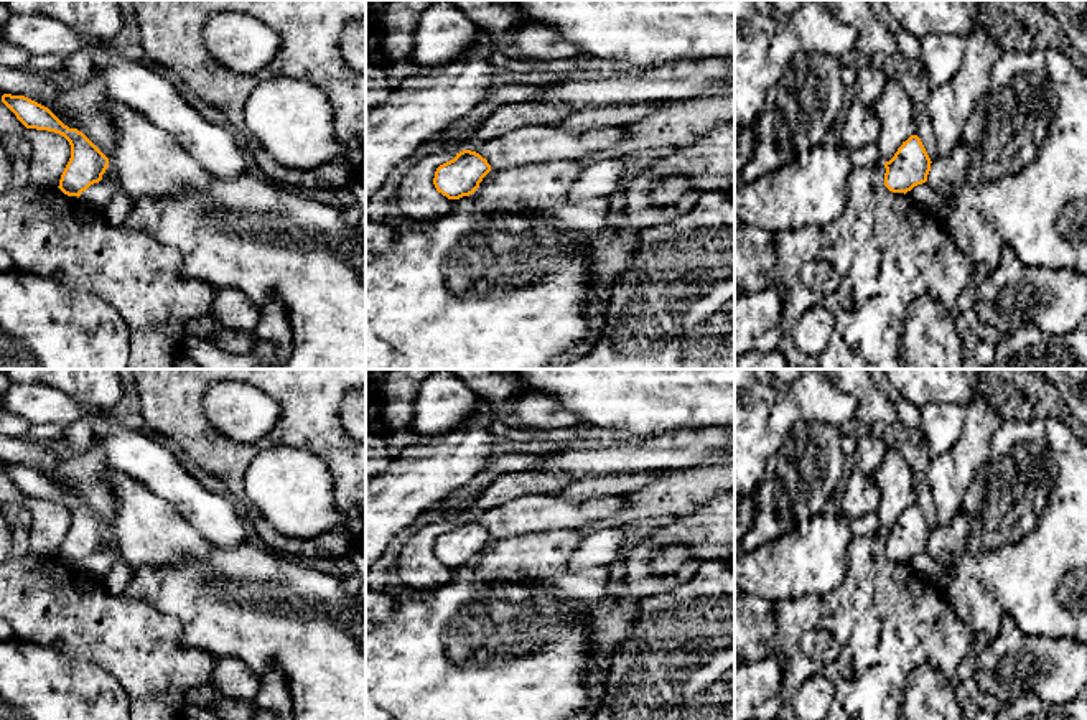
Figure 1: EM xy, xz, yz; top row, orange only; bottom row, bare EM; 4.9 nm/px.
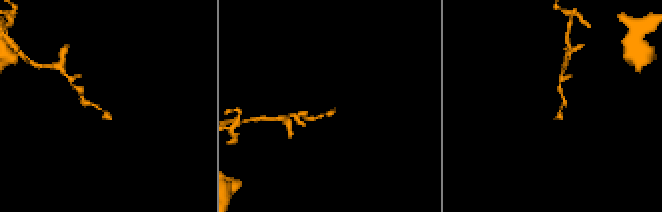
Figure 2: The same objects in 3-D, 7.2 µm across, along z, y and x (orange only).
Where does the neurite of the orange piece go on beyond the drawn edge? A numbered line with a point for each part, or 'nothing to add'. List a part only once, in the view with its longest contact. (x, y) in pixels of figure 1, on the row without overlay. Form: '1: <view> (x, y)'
nothing to add

